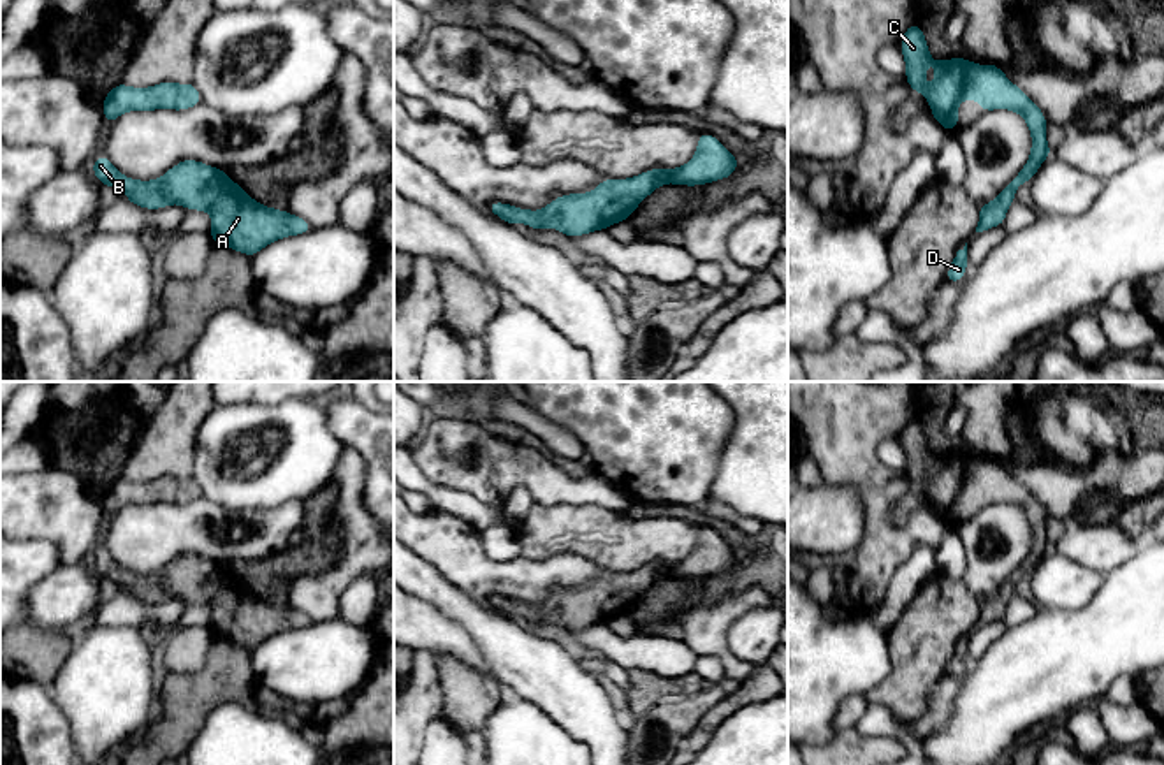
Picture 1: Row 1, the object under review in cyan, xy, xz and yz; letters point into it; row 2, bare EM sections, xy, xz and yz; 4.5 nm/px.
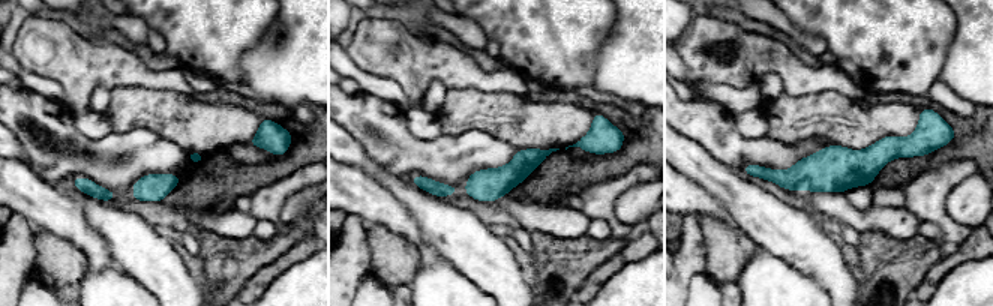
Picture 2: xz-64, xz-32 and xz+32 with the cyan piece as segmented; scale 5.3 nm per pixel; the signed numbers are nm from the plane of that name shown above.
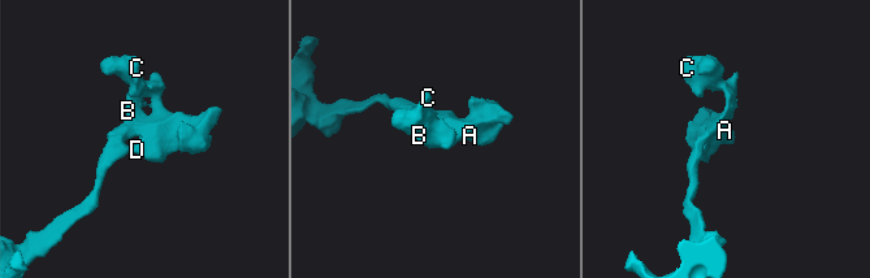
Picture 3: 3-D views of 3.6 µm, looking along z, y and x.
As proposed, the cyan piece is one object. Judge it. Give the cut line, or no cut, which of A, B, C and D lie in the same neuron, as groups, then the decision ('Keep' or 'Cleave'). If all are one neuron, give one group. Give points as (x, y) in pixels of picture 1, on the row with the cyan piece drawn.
No split. Groups: A B C D. Keep

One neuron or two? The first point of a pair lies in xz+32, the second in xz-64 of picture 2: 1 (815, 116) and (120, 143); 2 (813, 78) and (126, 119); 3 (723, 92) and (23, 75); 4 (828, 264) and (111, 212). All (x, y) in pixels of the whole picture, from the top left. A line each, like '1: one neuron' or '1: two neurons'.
1: two neurons
2: two neurons
3: one neuron
4: one neuron

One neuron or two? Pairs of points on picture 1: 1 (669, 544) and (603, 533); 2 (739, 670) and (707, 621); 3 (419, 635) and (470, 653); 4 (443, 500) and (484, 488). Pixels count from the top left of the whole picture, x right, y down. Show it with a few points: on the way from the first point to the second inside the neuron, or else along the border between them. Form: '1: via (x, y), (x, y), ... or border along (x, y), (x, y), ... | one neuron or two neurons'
1: via (653, 542), (619, 542) | one neuron
2: via (727, 660), (709, 642), (707, 633) | one neuron
3: via (431, 635), (442, 635), (458, 642) | one neuron
4: border along (428, 479), (438, 486), (461, 489), (498, 505) | two neurons

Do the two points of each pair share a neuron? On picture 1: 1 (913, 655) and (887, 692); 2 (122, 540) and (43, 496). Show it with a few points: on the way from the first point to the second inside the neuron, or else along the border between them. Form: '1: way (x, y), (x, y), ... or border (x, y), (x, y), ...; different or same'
1: way (913, 663), (895, 683); same
2: way (102, 533), (81, 528), (62, 510); same

